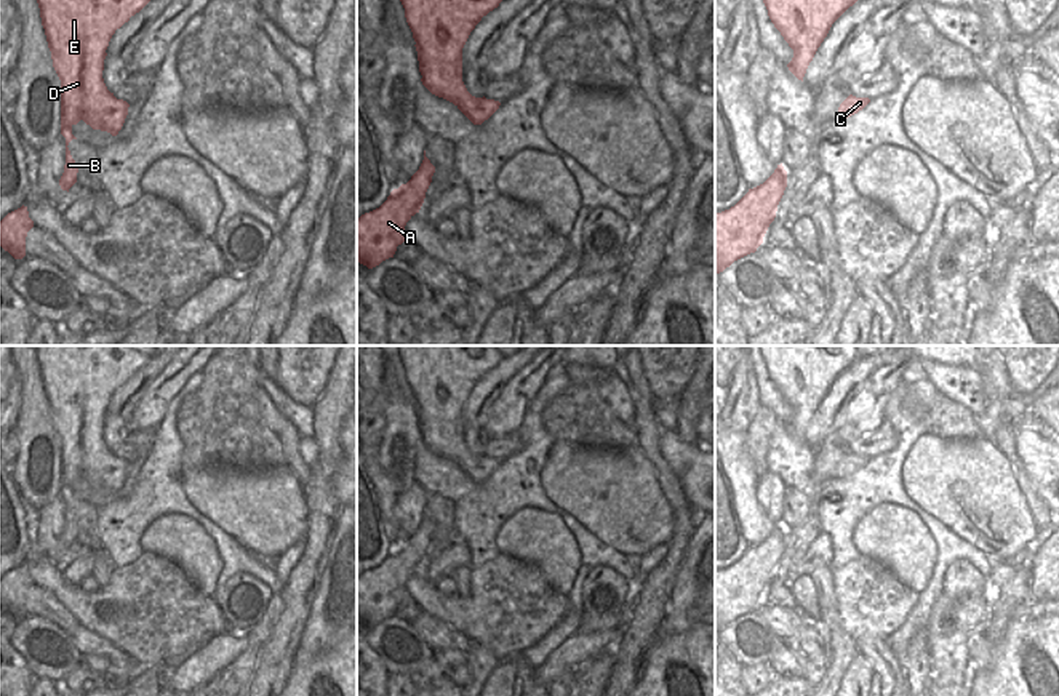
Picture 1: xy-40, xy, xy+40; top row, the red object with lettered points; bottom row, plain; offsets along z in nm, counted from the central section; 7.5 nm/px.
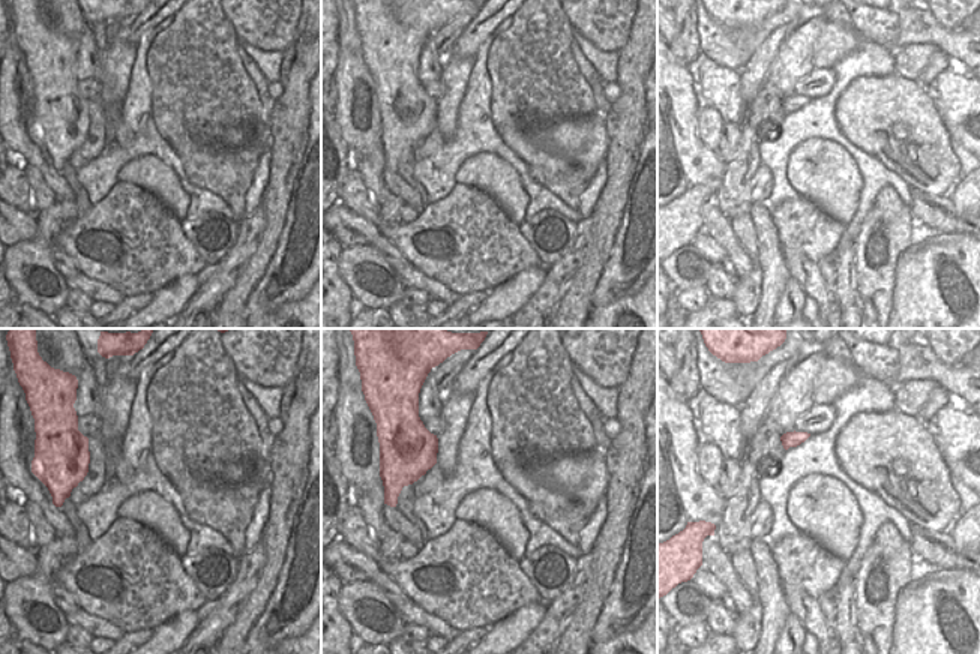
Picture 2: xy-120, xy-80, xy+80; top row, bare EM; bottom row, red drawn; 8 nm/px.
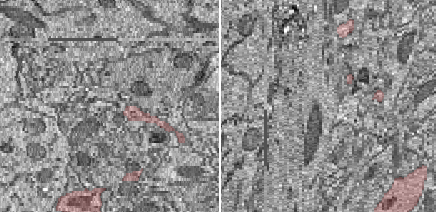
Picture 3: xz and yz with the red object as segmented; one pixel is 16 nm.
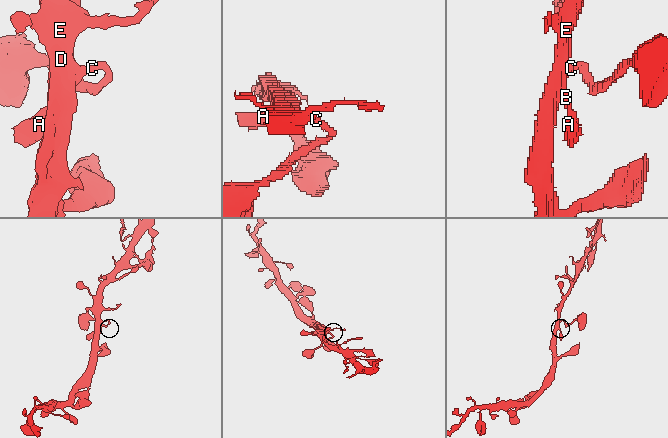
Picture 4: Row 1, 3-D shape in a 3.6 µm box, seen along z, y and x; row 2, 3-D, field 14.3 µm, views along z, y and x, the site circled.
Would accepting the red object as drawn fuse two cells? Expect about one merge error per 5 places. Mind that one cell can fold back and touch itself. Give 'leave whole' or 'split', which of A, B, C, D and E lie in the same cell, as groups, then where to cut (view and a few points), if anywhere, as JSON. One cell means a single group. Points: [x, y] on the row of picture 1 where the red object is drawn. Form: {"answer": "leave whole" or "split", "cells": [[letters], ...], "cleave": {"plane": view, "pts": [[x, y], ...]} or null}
{"answer": "leave whole", "cells": [["A", "B", "C", "D", "E"]], "cleave": null}

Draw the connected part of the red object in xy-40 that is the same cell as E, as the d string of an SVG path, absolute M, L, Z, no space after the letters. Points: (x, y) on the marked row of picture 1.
M37 0L53 67L61 80L61 134L66 138L66 165L59 179L62 190L77 182L77 163L69 142L77 139L72 126L83 120L93 130L117 136L128 115L130 104L117 99L104 83L106 50L117 29L139 13L150 0Z

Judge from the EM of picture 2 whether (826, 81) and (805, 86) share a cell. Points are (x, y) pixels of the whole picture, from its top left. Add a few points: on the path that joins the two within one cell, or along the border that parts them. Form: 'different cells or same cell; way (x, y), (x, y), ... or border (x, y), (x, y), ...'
same cell; way (821, 81), (809, 86)

